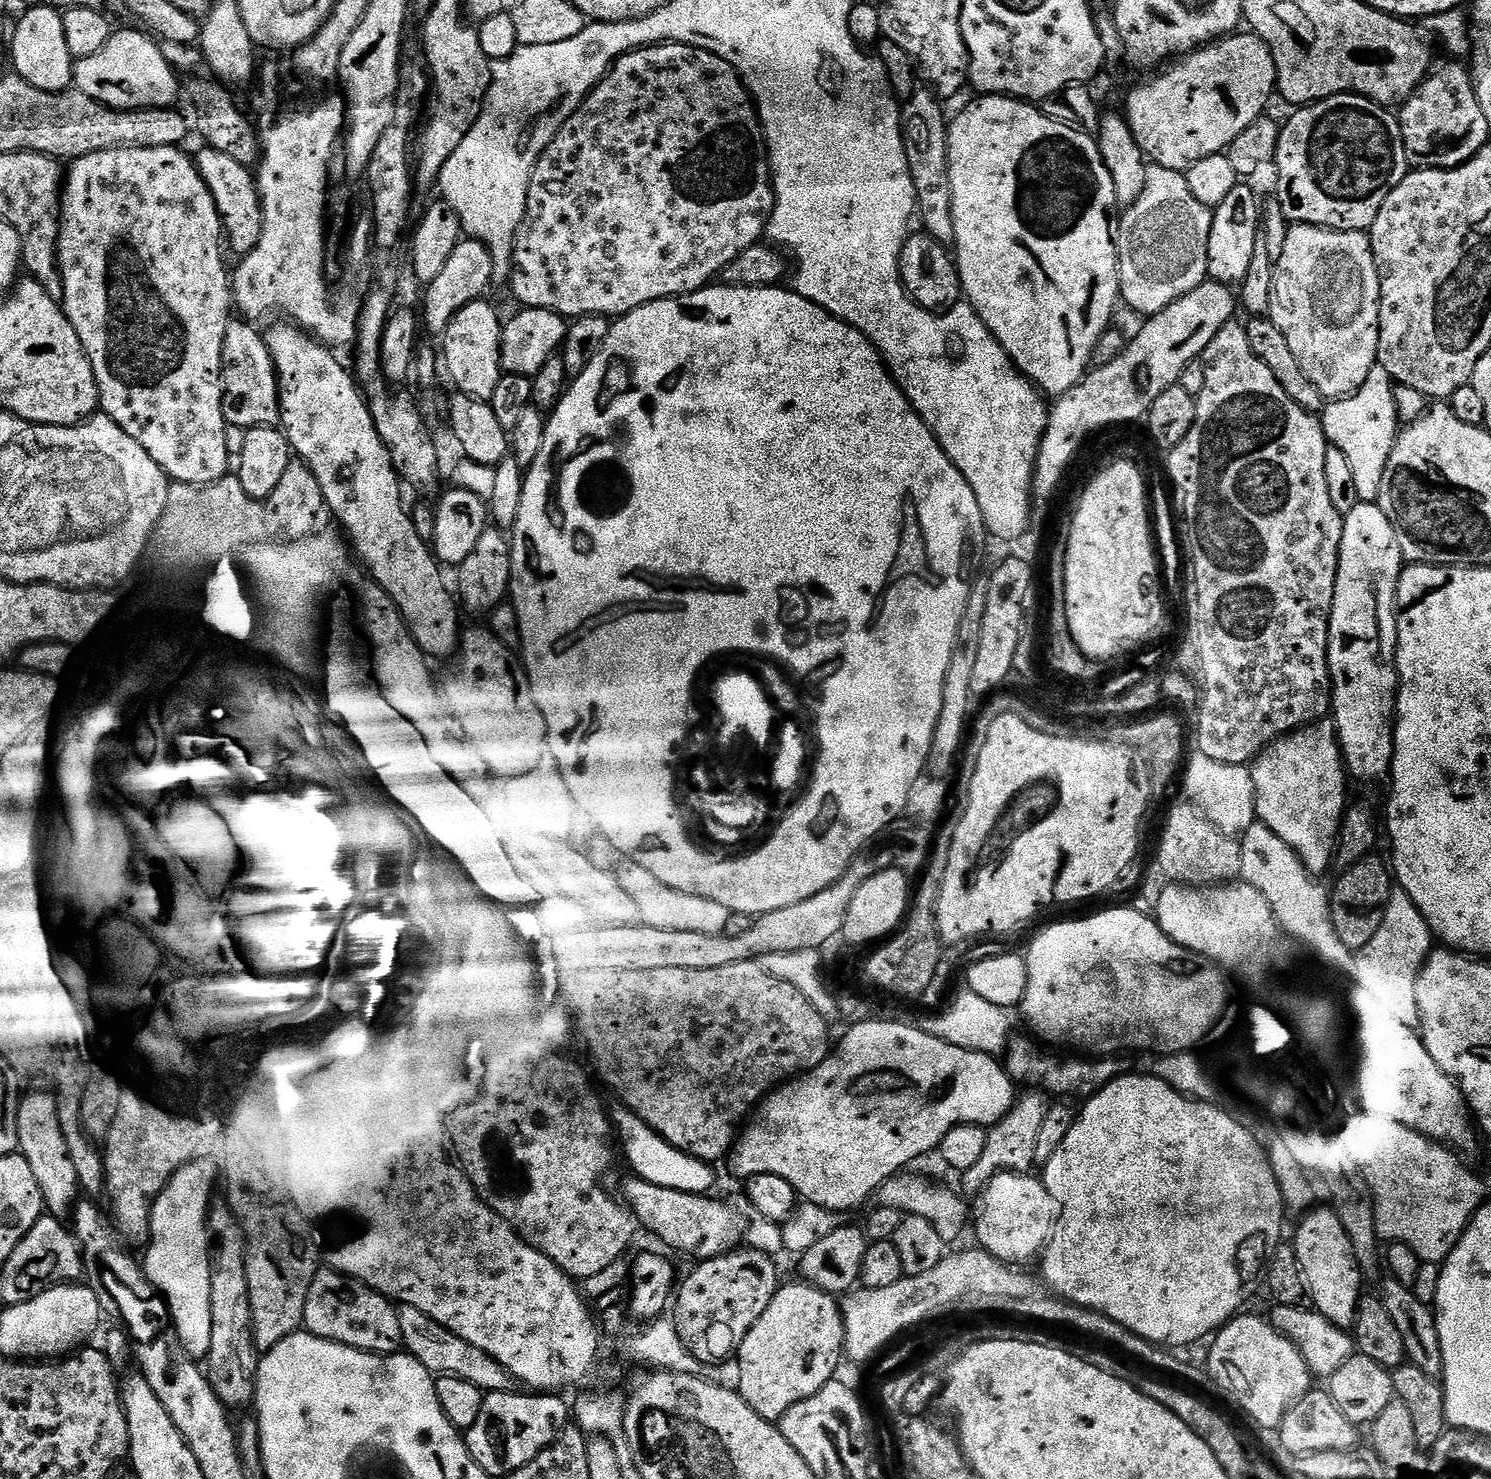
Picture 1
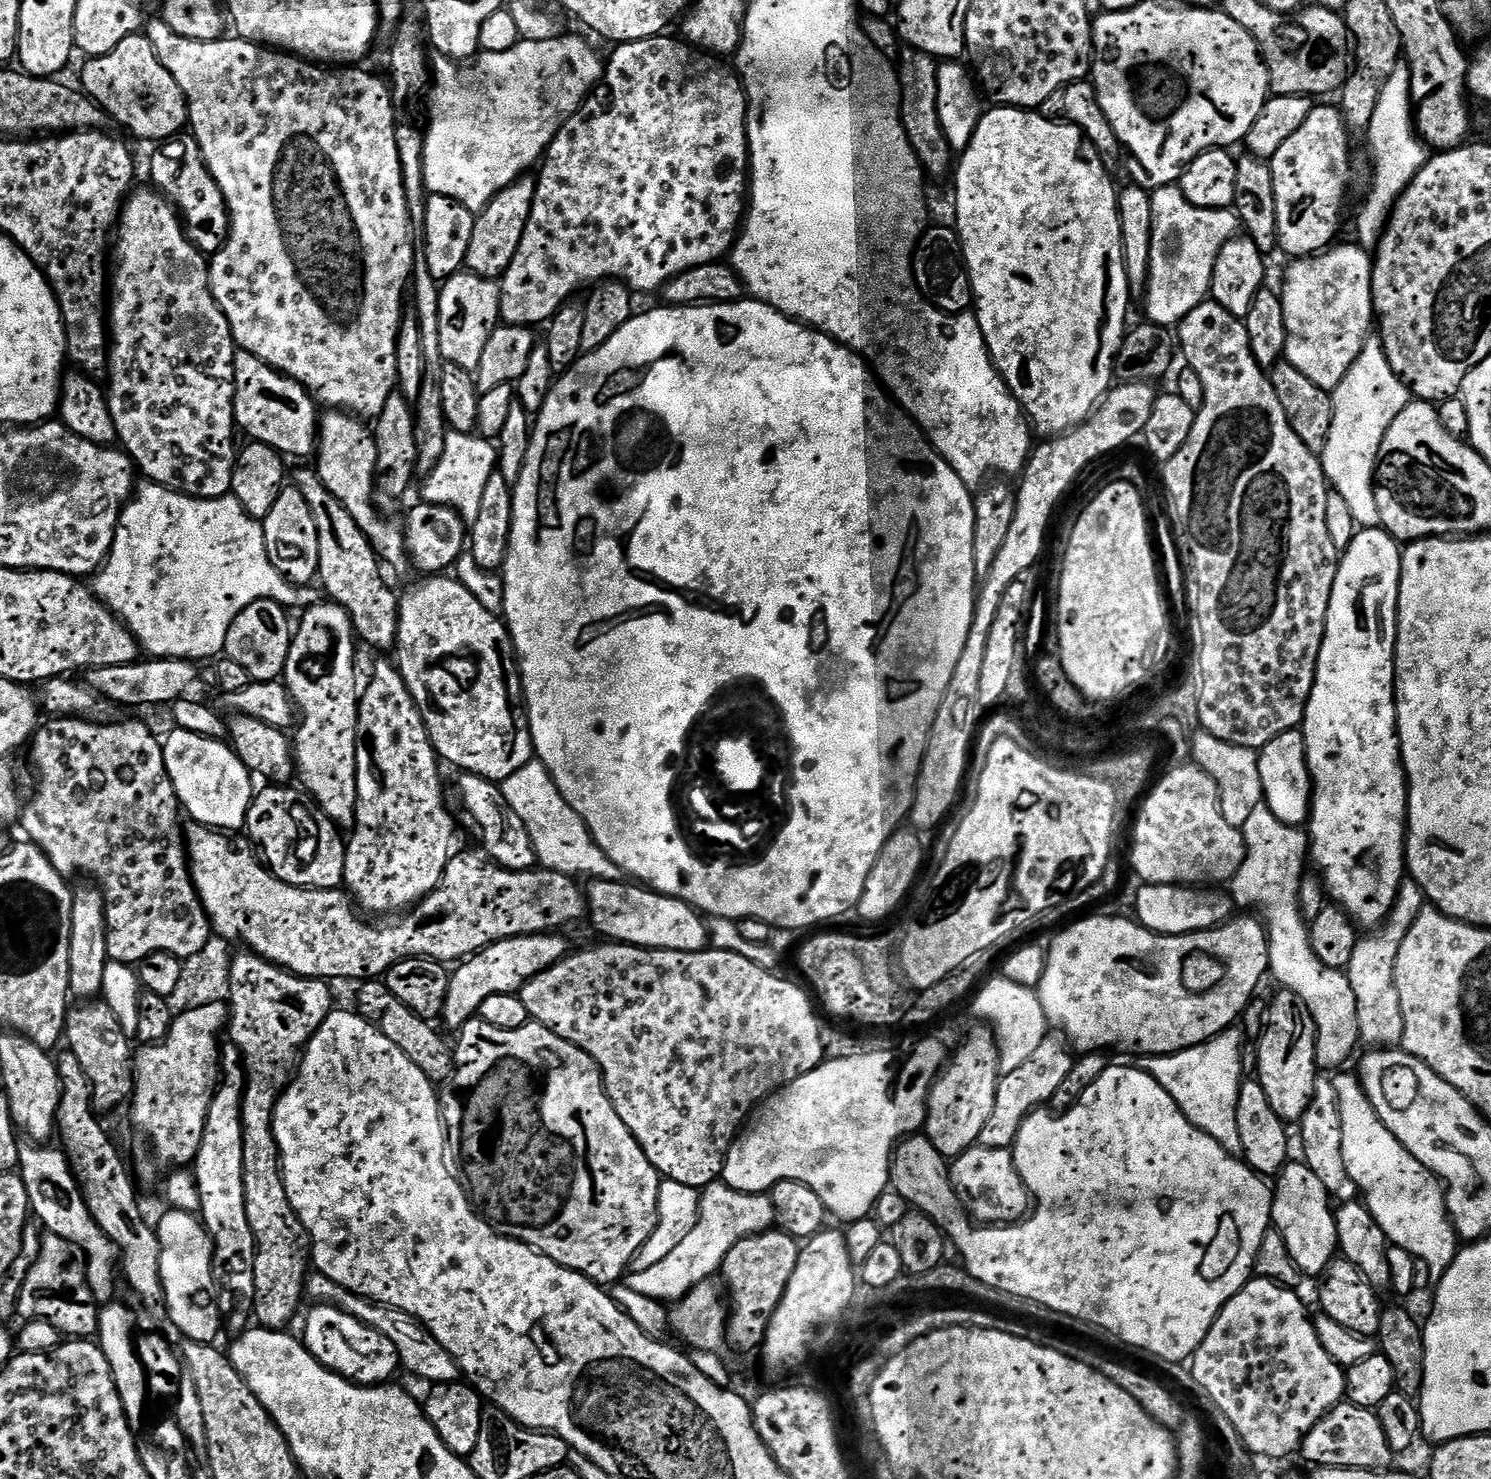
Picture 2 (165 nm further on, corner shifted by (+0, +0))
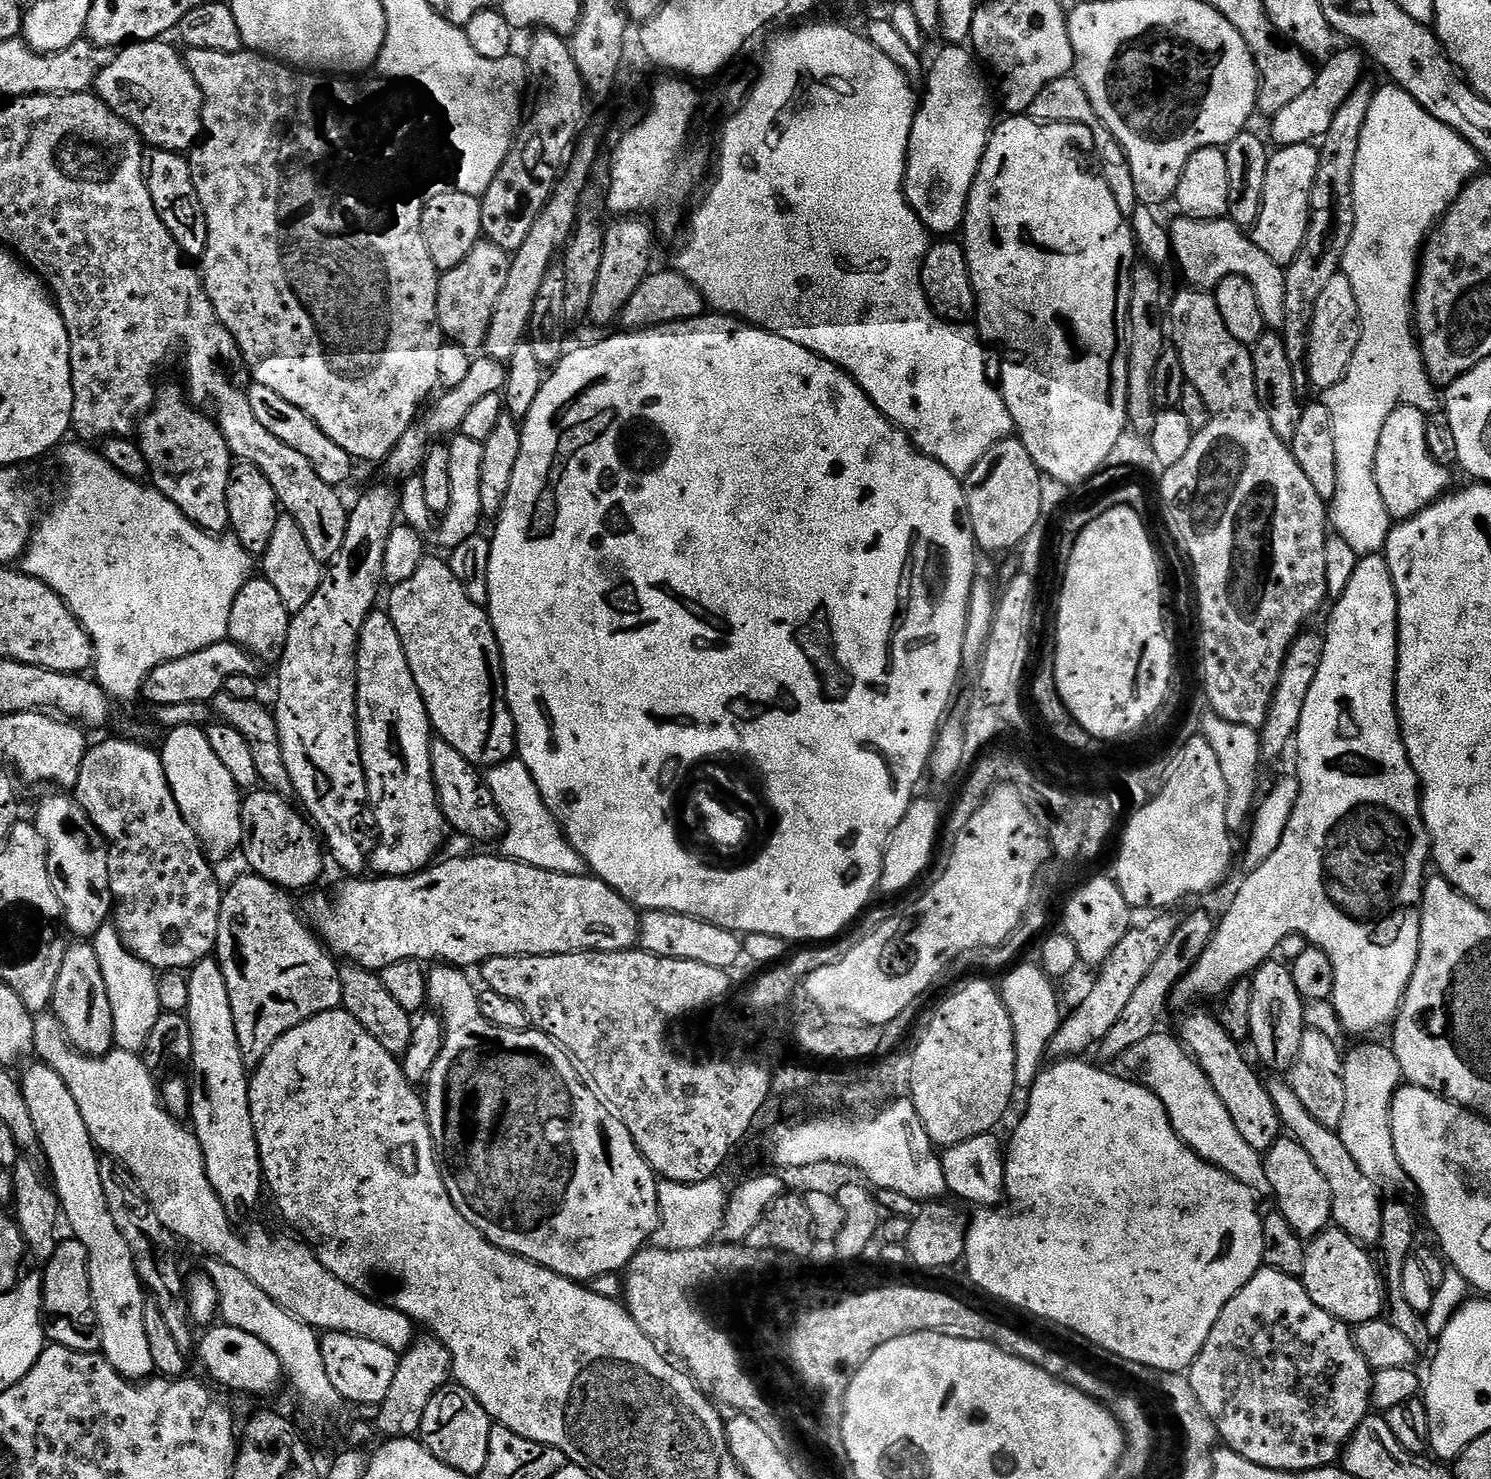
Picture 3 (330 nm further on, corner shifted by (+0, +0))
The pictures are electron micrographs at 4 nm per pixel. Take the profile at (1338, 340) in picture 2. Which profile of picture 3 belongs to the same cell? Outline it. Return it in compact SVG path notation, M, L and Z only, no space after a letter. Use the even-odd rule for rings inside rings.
M1342 274L1330 278L1326 290L1316 303L1312 334L1308 343L1308 376L1312 379L1312 388L1323 390L1334 386L1346 374L1354 358L1354 350L1362 339L1362 325L1358 298L1354 298L1354 286Z

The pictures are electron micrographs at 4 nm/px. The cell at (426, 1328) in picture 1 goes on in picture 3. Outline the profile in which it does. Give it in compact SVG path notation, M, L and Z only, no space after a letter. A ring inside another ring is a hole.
M51 1011L41 1012L36 1016L32 1051L35 1059L50 1066L54 1074L58 1074L62 1082L66 1082L70 1094L74 1094L74 1102L78 1102L78 1111L82 1113L82 1122L86 1122L86 1130L90 1130L93 1144L103 1155L112 1156L127 1166L150 1206L154 1206L154 1214L158 1214L162 1226L173 1232L177 1240L185 1245L193 1244L198 1251L213 1256L211 1258L213 1261L234 1266L234 1270L246 1274L246 1278L250 1278L250 1282L254 1282L258 1290L274 1298L274 1302L278 1302L282 1310L286 1310L294 1318L314 1329L370 1338L370 1342L382 1342L382 1346L398 1354L404 1353L412 1345L414 1339L412 1319L402 1314L391 1303L379 1304L378 1301L363 1296L365 1293L361 1289L351 1288L346 1282L334 1278L334 1274L330 1274L330 1270L322 1266L316 1253L295 1235L275 1236L264 1228L252 1228L244 1233L236 1229L239 1227L226 1214L218 1194L214 1194L214 1186L210 1186L202 1146L195 1131L188 1126L183 1128L180 1125L183 1123L168 1113L157 1077L145 1066L137 1053L113 1050L104 1056L86 1056L70 1043L62 1022L58 1022L58 1018L52 1015Z

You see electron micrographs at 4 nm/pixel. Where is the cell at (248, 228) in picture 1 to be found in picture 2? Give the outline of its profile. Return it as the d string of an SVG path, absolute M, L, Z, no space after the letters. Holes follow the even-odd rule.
M181 135L159 145L160 152L152 156L152 176L155 187L176 205L194 246L205 254L214 254L228 240L230 217L222 190L205 166L202 150L195 136Z

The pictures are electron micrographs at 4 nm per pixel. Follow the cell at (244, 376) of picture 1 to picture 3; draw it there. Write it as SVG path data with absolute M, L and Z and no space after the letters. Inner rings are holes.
M253 383L250 394L250 406L254 409L254 414L258 417L258 422L262 422L262 426L266 426L266 430L270 430L270 434L274 434L274 438L286 442L286 446L298 450L298 454L302 454L302 458L306 458L306 462L310 462L310 466L314 466L314 474L318 474L318 478L322 478L322 482L333 486L341 486L352 476L352 467L354 461L350 454L346 454L346 450L342 450L342 446L338 446L338 442L326 438L326 434L322 434L322 430L313 420L302 410L298 410L298 406L294 406L290 402L286 402L286 398L282 398L282 394L274 394L274 390L269 390L266 386Z

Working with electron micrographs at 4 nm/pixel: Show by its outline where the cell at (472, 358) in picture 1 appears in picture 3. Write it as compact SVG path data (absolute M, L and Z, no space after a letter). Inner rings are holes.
M481 242L474 246L474 250L470 250L470 254L466 254L462 262L458 262L458 266L454 266L454 270L441 275L438 286L438 322L451 343L462 346L473 354L483 349L490 330L490 322L494 318L494 306L498 306L498 298L506 287L506 278L510 274L511 265L512 256L506 250L502 250L502 246Z

